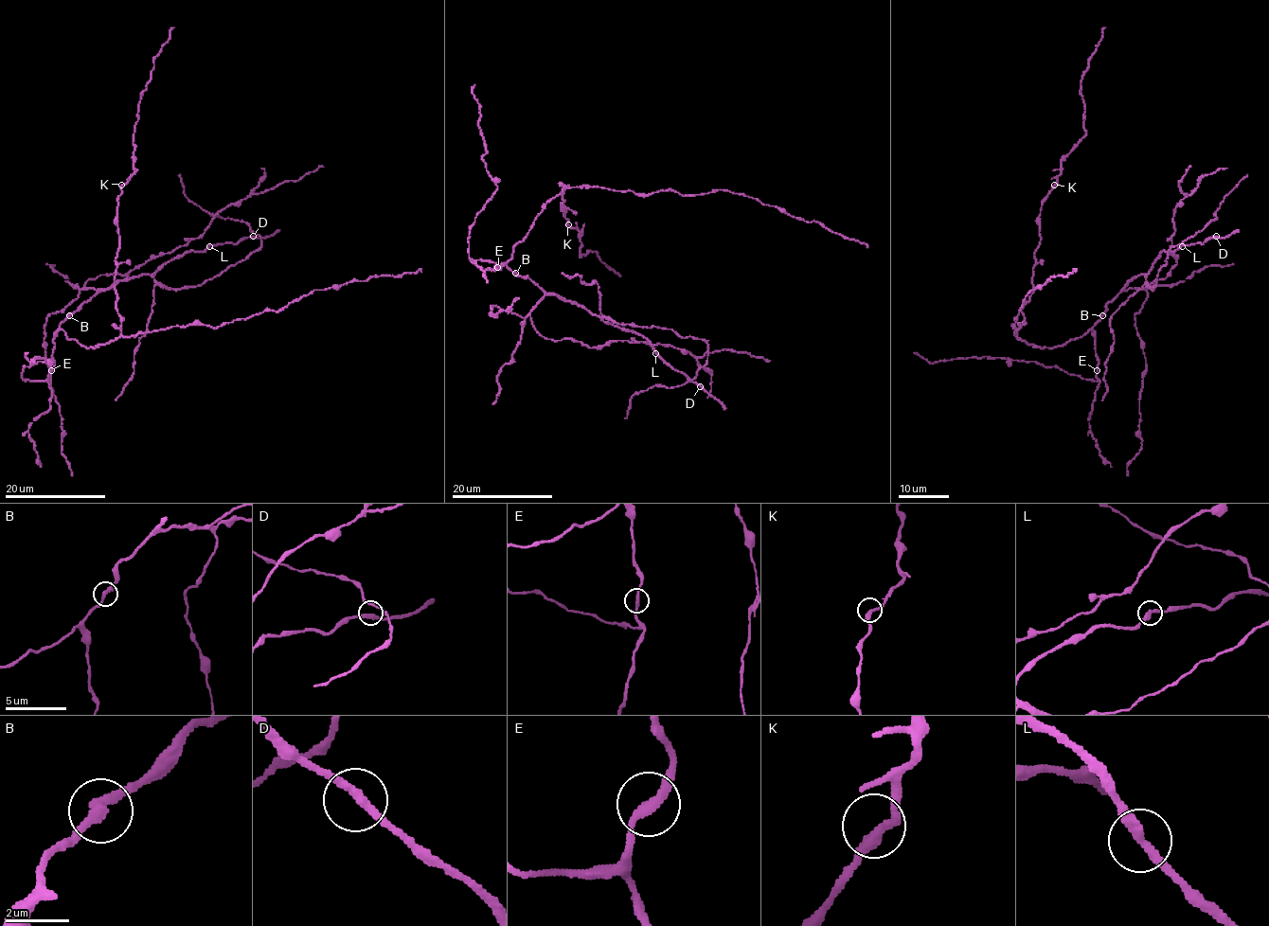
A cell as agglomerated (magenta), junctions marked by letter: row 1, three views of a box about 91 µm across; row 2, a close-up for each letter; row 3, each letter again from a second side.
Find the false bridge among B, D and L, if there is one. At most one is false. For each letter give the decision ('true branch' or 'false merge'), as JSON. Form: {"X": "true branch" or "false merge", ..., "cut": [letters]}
{"B": "true branch", "D": "true branch", "L": "true branch", "cut": []}

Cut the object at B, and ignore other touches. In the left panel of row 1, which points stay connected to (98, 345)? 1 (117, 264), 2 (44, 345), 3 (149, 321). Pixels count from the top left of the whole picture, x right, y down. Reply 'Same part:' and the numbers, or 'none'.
Same part: 1

